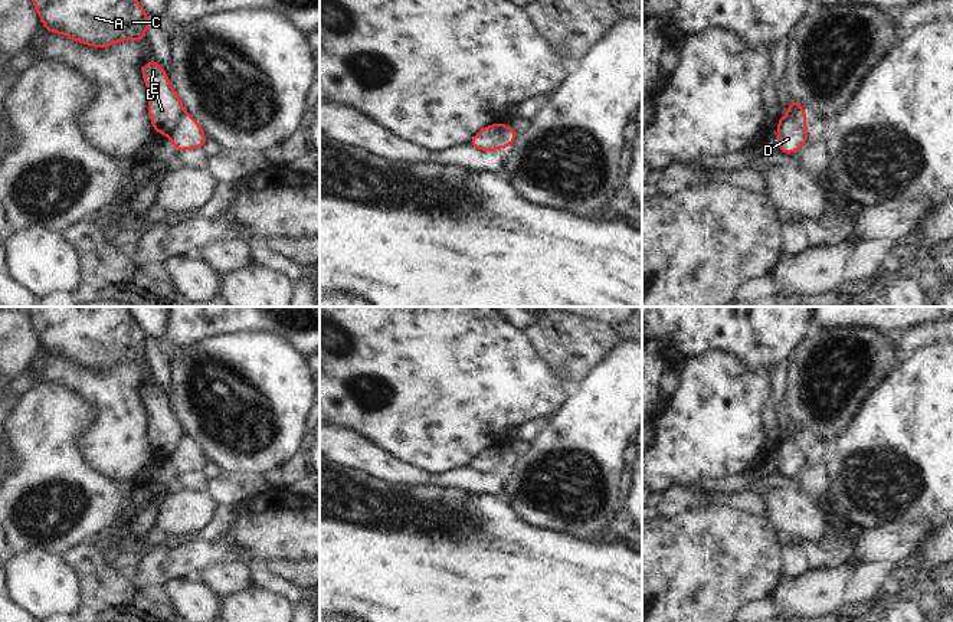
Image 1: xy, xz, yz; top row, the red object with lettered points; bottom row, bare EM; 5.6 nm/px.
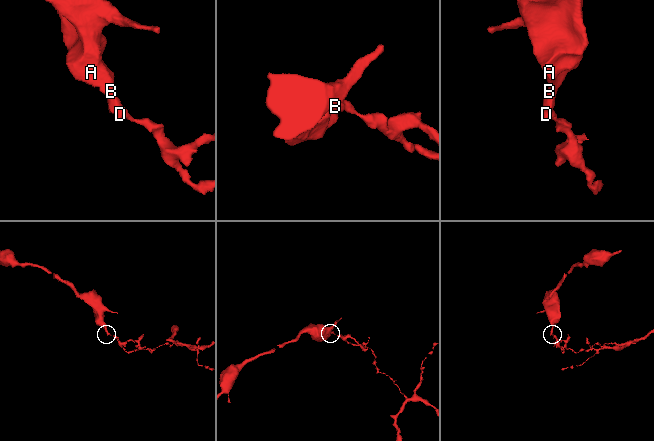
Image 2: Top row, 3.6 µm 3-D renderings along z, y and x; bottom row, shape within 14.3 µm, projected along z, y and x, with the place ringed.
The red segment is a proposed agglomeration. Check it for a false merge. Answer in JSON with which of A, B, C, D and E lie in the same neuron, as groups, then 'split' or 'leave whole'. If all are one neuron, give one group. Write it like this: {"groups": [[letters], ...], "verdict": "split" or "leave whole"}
{"groups": [["A", "B", "C", "E"], ["D"]], "verdict": "split"}

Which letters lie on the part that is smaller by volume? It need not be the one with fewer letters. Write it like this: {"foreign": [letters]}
{"foreign": ["D"]}

